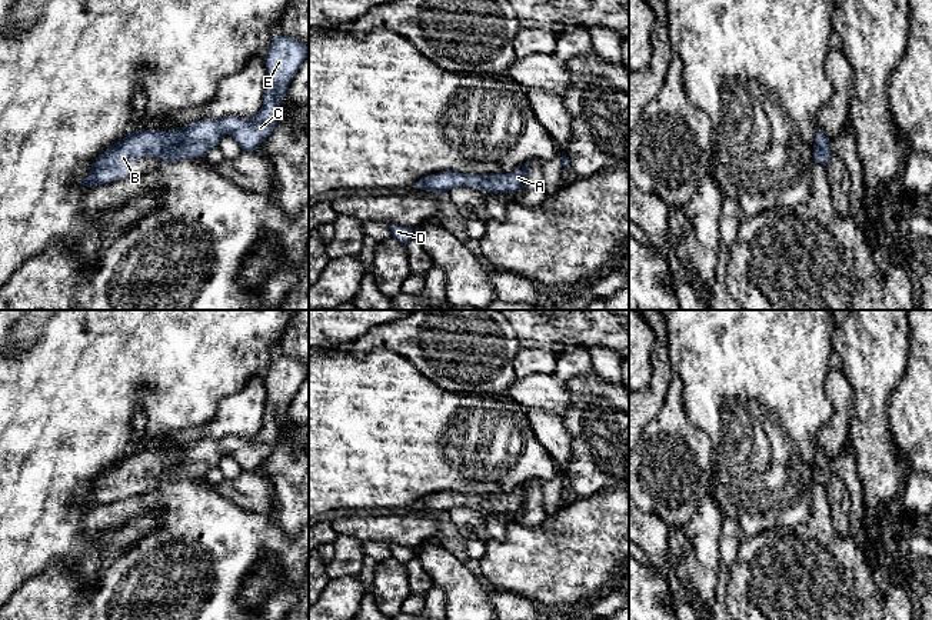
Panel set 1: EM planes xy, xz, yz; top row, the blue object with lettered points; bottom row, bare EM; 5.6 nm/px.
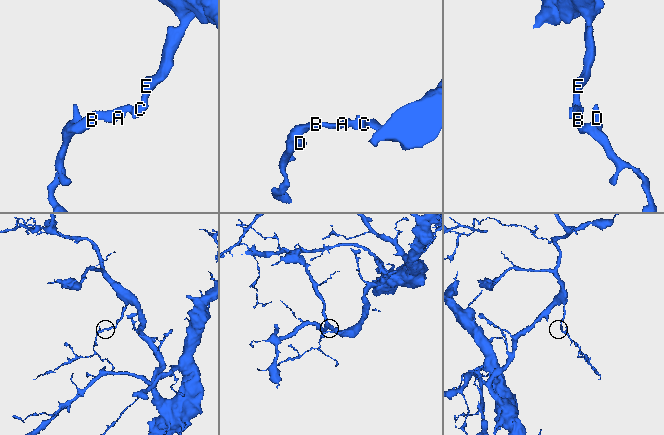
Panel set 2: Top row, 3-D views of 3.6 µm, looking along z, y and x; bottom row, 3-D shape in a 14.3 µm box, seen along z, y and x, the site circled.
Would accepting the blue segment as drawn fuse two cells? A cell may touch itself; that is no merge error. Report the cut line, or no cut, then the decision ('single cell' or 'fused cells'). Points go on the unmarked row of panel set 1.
no cut; single cell

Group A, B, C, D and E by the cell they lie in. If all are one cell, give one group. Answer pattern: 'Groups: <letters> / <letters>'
Groups: A B C D E

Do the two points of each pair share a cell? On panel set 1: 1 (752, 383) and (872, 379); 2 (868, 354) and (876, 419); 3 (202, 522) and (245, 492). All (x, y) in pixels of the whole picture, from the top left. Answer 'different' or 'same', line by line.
1: different
2: same
3: different

